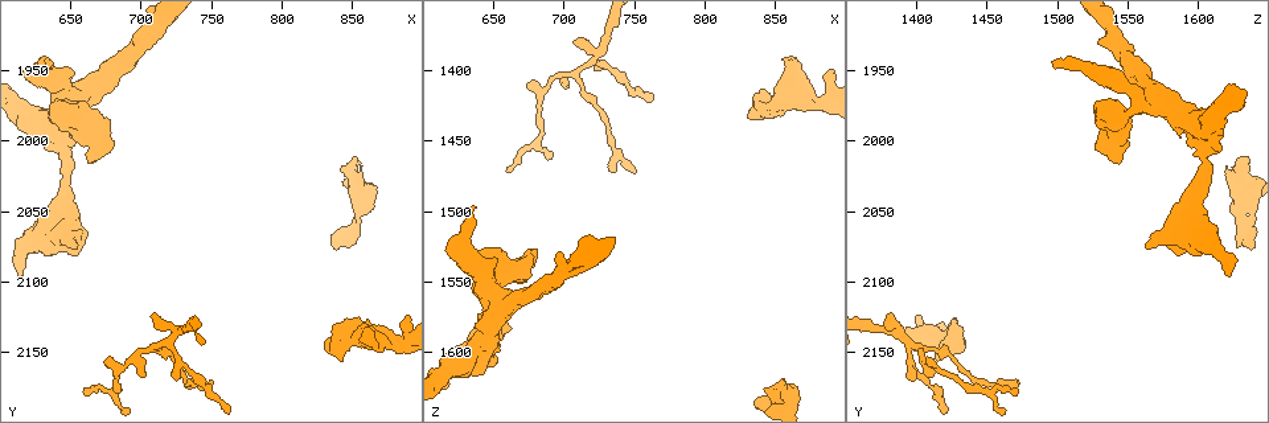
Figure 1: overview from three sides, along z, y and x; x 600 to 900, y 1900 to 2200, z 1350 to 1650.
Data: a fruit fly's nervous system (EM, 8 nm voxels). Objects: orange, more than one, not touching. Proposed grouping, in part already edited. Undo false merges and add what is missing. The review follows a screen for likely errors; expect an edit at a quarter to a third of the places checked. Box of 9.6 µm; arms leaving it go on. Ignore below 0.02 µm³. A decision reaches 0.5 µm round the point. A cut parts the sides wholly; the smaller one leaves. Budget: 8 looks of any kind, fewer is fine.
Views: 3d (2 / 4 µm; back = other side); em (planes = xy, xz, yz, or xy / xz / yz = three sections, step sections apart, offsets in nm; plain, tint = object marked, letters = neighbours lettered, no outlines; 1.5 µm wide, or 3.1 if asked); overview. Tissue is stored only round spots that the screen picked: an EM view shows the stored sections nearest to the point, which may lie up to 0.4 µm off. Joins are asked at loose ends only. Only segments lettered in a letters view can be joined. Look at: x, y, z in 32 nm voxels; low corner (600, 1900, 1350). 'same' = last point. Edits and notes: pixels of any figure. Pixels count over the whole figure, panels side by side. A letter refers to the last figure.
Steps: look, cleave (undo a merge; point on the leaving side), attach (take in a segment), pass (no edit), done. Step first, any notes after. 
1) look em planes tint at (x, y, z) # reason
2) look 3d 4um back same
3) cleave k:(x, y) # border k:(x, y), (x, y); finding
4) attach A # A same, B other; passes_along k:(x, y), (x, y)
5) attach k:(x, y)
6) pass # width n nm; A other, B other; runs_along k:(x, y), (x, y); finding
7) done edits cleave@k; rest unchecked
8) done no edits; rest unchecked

look em planes letters at (832, 2144, 1434) # an open end

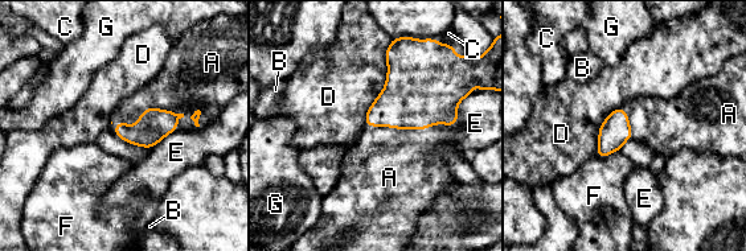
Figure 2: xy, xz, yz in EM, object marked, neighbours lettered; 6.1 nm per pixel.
attach A # A same, B other, C other, D other, E other, F other, G other; the neuron continues

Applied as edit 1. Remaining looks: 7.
look em planes letters at (708, 2126, 1380) # branch stops here

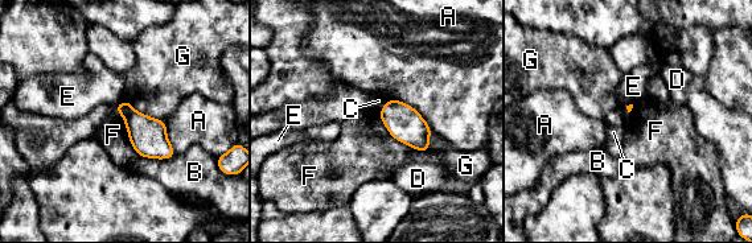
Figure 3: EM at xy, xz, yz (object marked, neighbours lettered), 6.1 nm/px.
pass # A other, B other, C other, D other, E other, F other, G other; no lettered segment goes on from it

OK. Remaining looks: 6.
look em planes letters at (636, 1944, 1496) # an open end

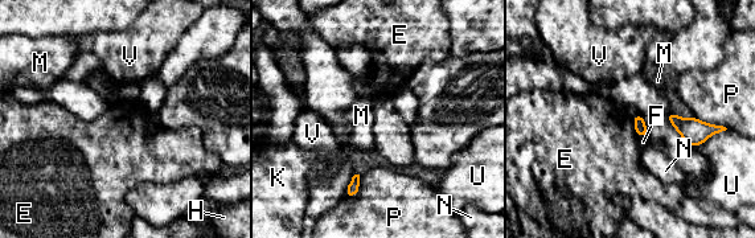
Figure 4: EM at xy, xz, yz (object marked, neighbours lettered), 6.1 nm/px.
pass # E other, F other, H other, K other, M other, N other, P other, U other, V other; border 4:(631, 117), (635, 132), (639, 136); none of them fits

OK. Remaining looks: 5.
done edits attach@2; rest unchecked

